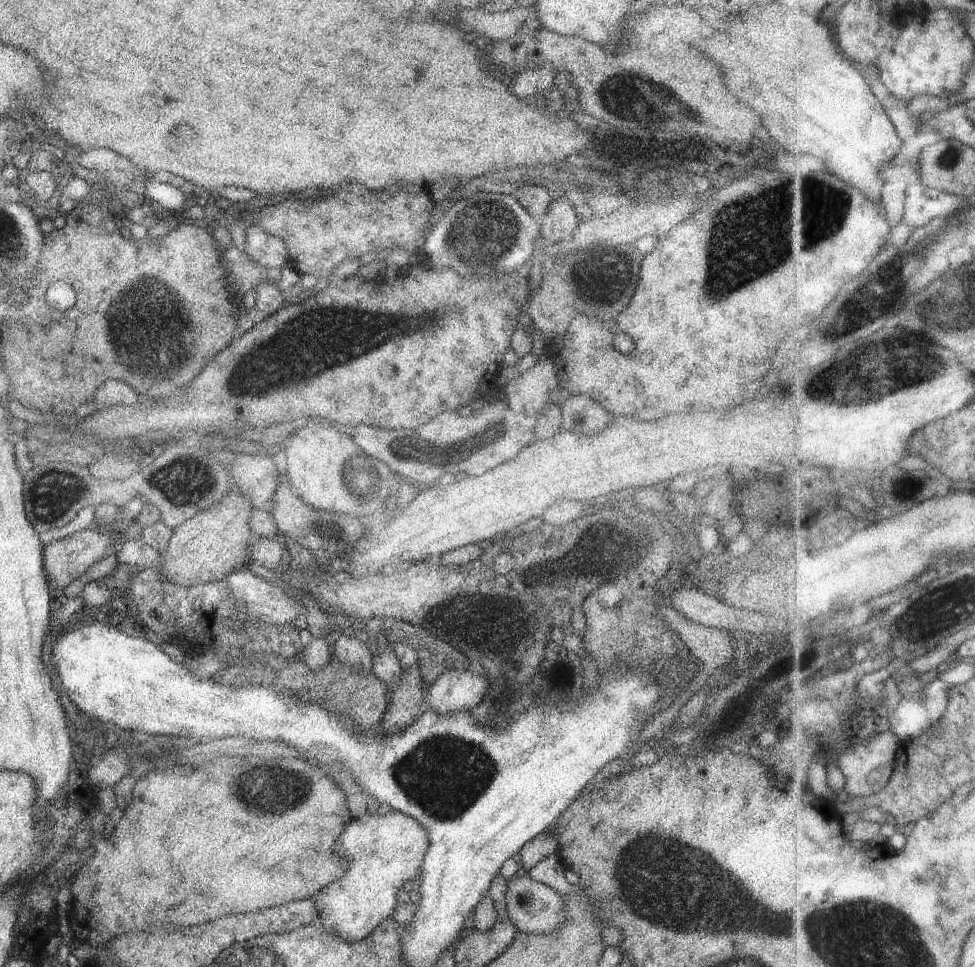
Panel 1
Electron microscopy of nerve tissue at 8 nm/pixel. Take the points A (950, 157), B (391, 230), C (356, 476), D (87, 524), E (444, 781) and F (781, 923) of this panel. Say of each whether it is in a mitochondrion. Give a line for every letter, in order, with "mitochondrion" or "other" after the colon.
A: mitochondrion
B: other
C: mitochondrion
D: other
E: mitochondrion
F: mitochondrion

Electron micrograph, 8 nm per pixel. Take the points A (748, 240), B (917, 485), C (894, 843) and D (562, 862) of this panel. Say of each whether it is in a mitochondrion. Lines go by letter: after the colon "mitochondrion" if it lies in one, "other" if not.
A: mitochondrion
B: mitochondrion
C: other
D: other

